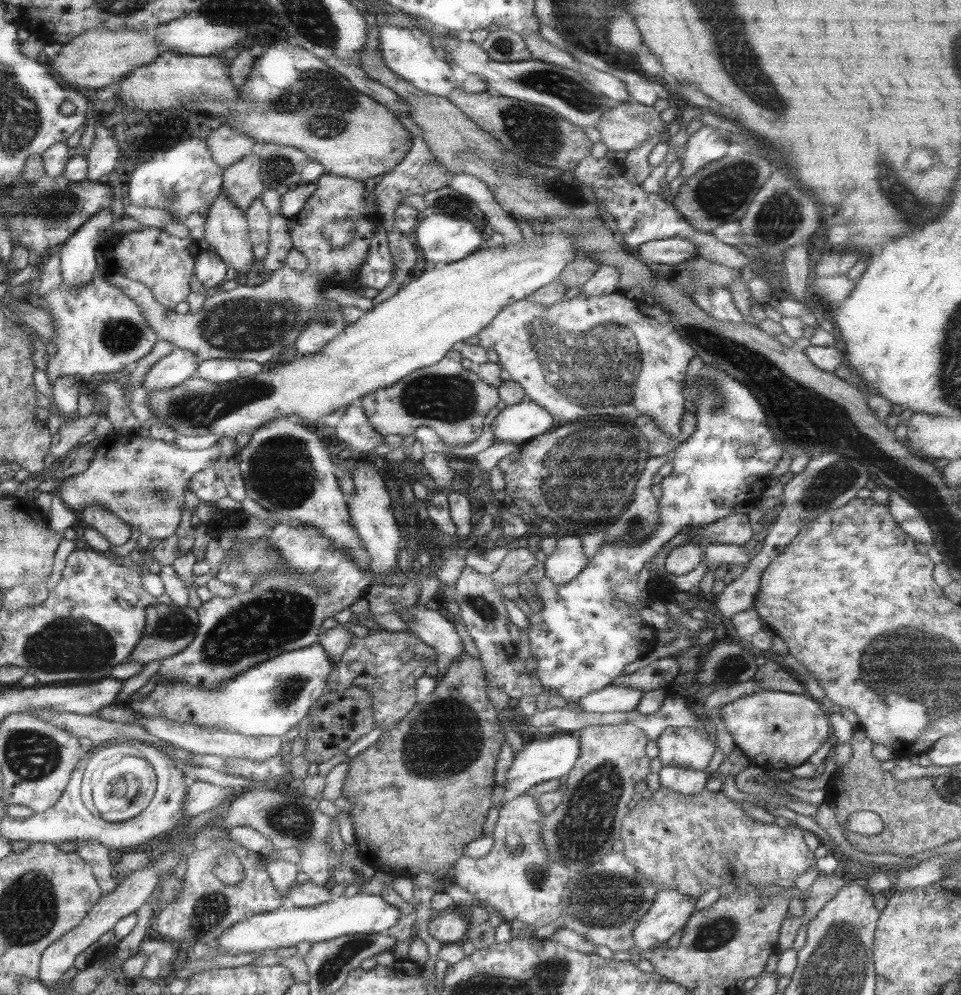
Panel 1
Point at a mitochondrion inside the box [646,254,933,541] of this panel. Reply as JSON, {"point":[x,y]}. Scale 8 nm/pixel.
{"point":[759,371]}

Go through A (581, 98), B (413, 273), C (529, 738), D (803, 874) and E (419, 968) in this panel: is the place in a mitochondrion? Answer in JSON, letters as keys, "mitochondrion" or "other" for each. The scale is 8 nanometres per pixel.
{"A":"mitochondrion","B":"other","C":"other","D":"other","E":"other"}

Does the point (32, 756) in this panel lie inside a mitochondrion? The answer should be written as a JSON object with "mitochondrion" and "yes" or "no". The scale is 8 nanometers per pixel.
{"mitochondrion":"yes"}

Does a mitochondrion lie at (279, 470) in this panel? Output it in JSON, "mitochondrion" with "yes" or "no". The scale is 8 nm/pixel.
{"mitochondrion":"yes"}

